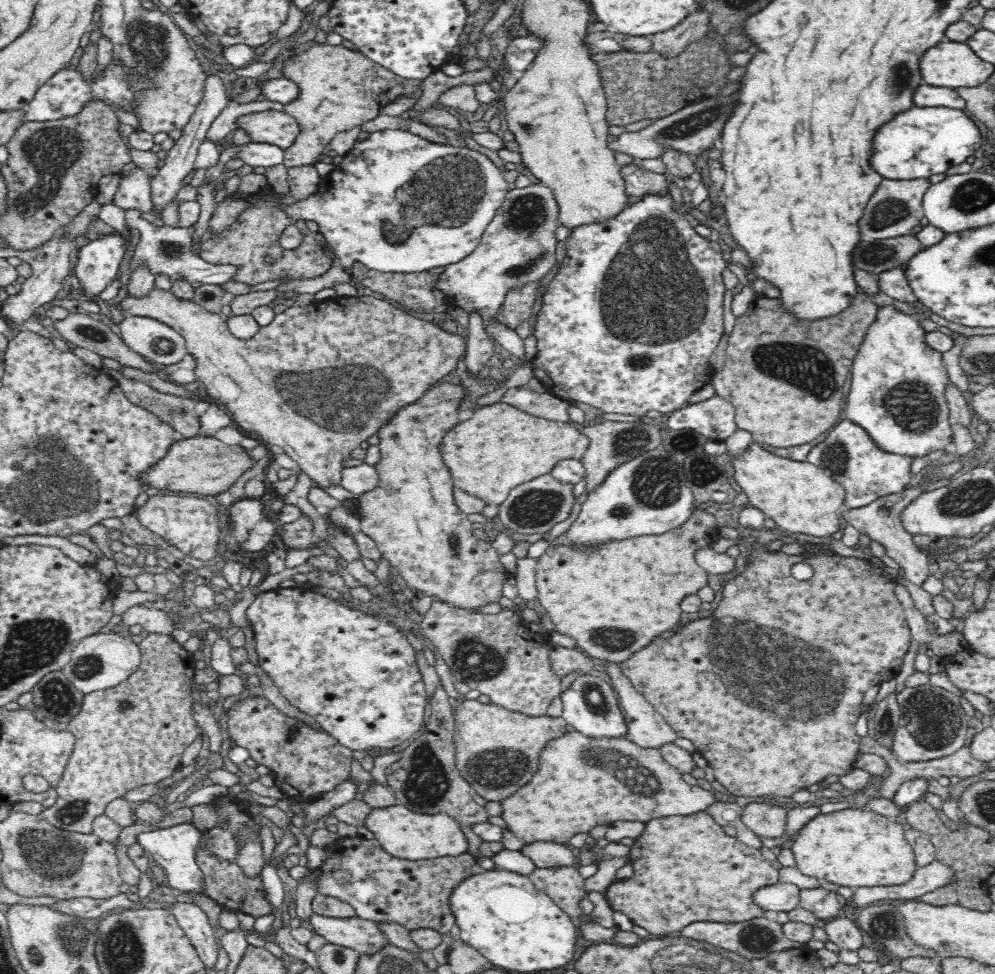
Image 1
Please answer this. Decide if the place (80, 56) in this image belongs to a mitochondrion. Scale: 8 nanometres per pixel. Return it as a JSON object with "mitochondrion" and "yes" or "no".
{"mitochondrion":"no"}

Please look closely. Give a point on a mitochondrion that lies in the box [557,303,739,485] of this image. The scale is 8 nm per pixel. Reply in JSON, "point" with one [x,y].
{"point":[626,442]}

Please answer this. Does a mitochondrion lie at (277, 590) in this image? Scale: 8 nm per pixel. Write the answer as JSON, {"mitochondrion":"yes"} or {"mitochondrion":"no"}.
{"mitochondrion":"no"}

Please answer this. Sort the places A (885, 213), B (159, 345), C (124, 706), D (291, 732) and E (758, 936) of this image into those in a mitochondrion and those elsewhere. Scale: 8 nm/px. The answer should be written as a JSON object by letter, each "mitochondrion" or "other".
{"A":"mitochondrion","B":"mitochondrion","C":"mitochondrion","D":"mitochondrion","E":"mitochondrion"}

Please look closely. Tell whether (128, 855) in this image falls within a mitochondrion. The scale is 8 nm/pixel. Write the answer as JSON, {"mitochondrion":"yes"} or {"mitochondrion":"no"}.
{"mitochondrion":"no"}

